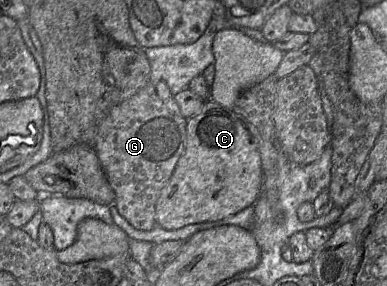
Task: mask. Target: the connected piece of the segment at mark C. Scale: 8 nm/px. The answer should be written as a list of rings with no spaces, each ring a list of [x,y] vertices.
[[[206,100],[200,112],[187,120],[185,150],[157,200],[156,225],[166,230],[173,230],[186,225],[218,221],[235,215],[255,205],[262,194],[262,179],[263,169],[258,149],[257,131],[241,114],[211,100]]]

